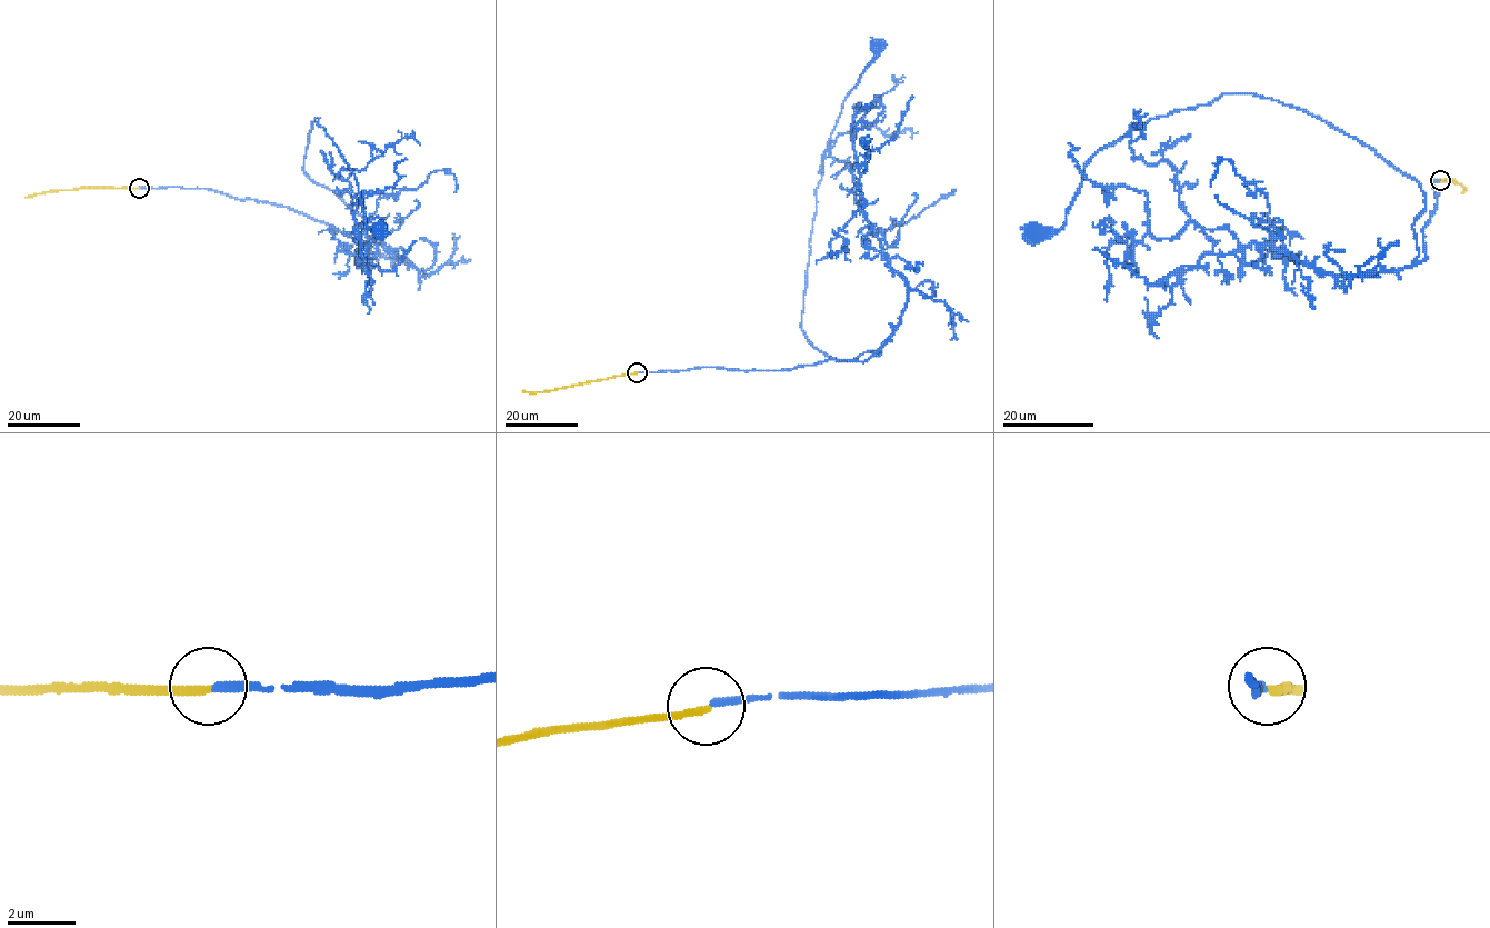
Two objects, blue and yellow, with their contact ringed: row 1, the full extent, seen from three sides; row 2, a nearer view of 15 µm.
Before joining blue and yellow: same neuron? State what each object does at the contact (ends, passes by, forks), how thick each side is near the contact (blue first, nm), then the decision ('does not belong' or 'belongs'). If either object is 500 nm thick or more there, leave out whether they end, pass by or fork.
blue ends | yellow ends | 200/200 nm | does not belong

